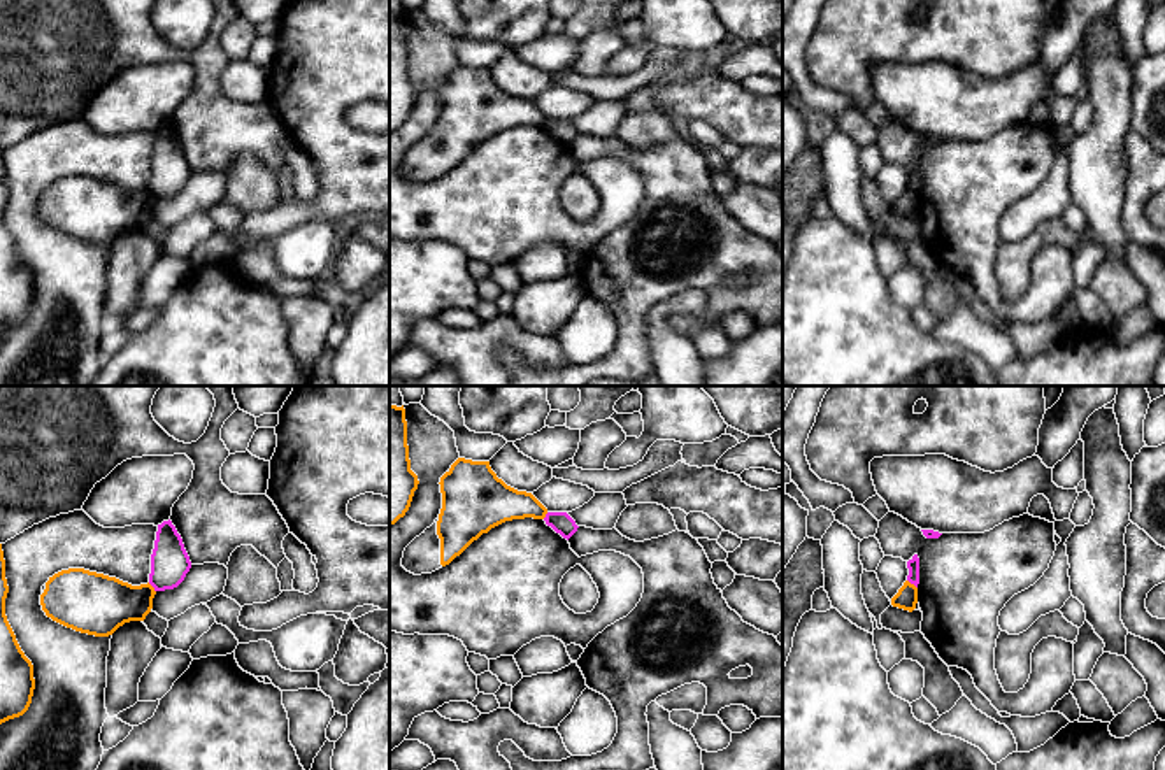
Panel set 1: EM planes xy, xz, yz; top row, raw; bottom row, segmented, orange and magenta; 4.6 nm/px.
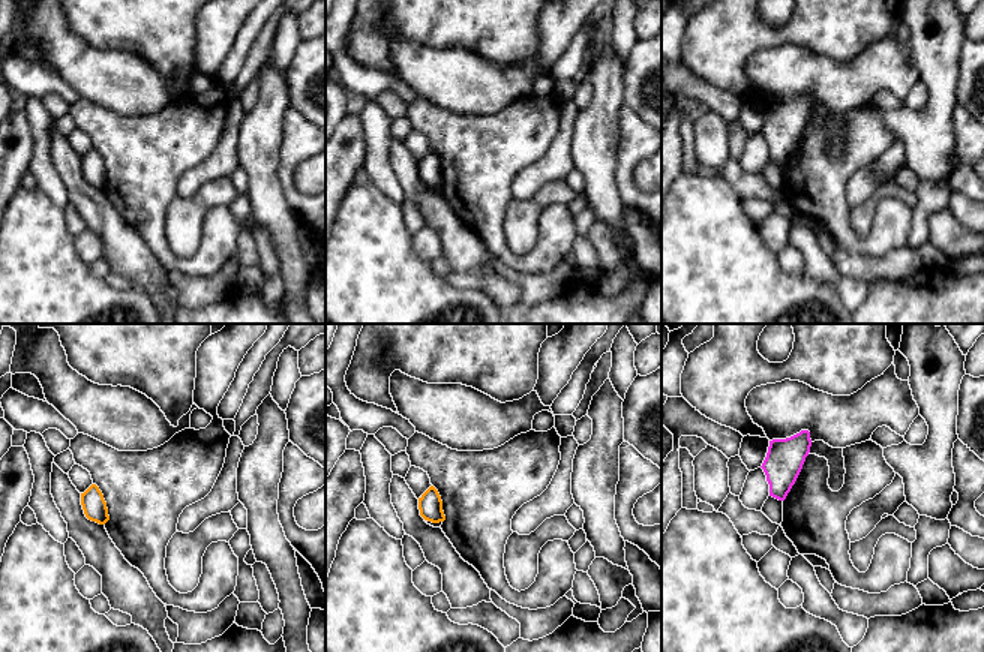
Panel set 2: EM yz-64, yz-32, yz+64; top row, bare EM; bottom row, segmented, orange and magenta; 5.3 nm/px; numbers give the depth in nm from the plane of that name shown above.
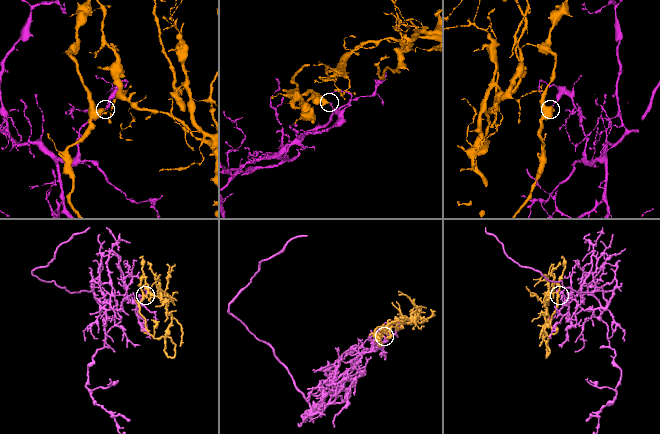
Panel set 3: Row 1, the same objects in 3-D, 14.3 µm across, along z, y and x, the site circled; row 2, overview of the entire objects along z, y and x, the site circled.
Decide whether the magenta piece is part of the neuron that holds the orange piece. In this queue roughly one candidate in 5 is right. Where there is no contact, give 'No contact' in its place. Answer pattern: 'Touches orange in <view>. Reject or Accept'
Touches orange in yz. Reject

